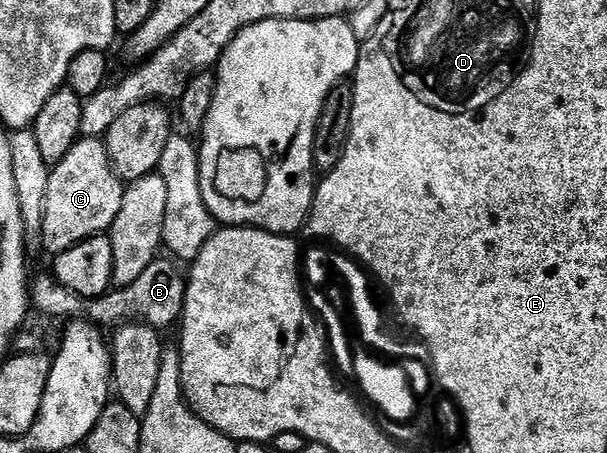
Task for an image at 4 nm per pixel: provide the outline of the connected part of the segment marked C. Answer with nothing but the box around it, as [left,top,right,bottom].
[42,137,125,256]

